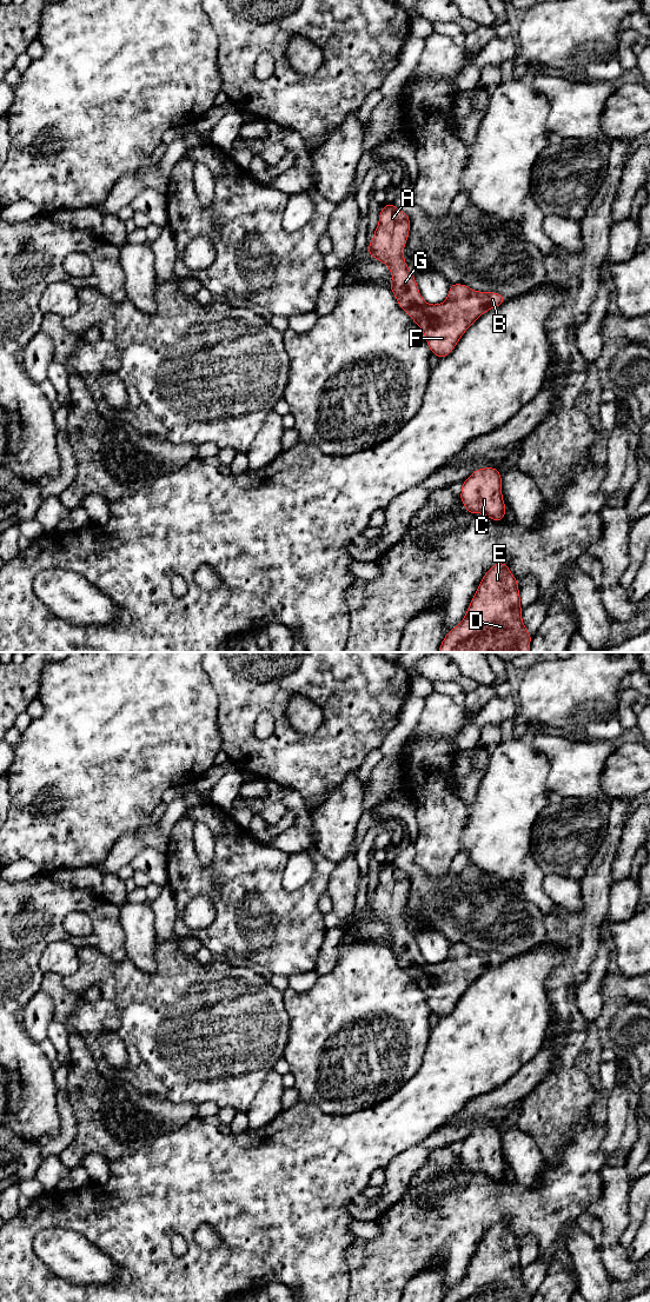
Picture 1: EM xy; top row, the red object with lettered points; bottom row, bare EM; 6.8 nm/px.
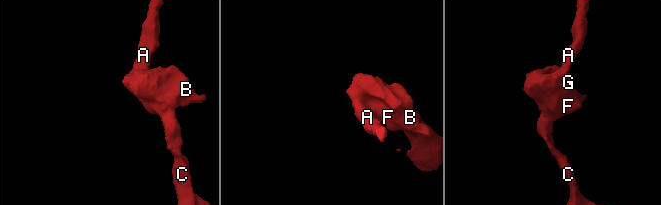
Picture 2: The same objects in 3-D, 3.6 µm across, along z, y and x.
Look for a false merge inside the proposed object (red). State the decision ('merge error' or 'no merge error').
no merge error

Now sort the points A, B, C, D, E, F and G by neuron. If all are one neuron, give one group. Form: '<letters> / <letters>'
A B C D E F G

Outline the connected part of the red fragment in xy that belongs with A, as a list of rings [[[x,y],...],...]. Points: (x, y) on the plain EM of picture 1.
[[[391,861],[379,871],[379,882],[369,903],[370,915],[384,922],[391,934],[392,942],[389,944],[399,966],[423,990],[427,1005],[432,1014],[439,1018],[447,1016],[466,989],[485,971],[496,968],[506,961],[506,957],[497,951],[478,951],[464,943],[450,943],[449,954],[444,962],[431,964],[420,955],[414,935],[410,931],[404,918],[404,906],[410,892],[410,876],[398,869]]]

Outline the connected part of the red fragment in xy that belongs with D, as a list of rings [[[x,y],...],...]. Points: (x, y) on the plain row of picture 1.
[[[505,1221],[497,1222],[482,1237],[463,1280],[445,1294],[442,1302],[530,1302],[532,1294],[525,1288],[522,1271],[518,1240]]]

